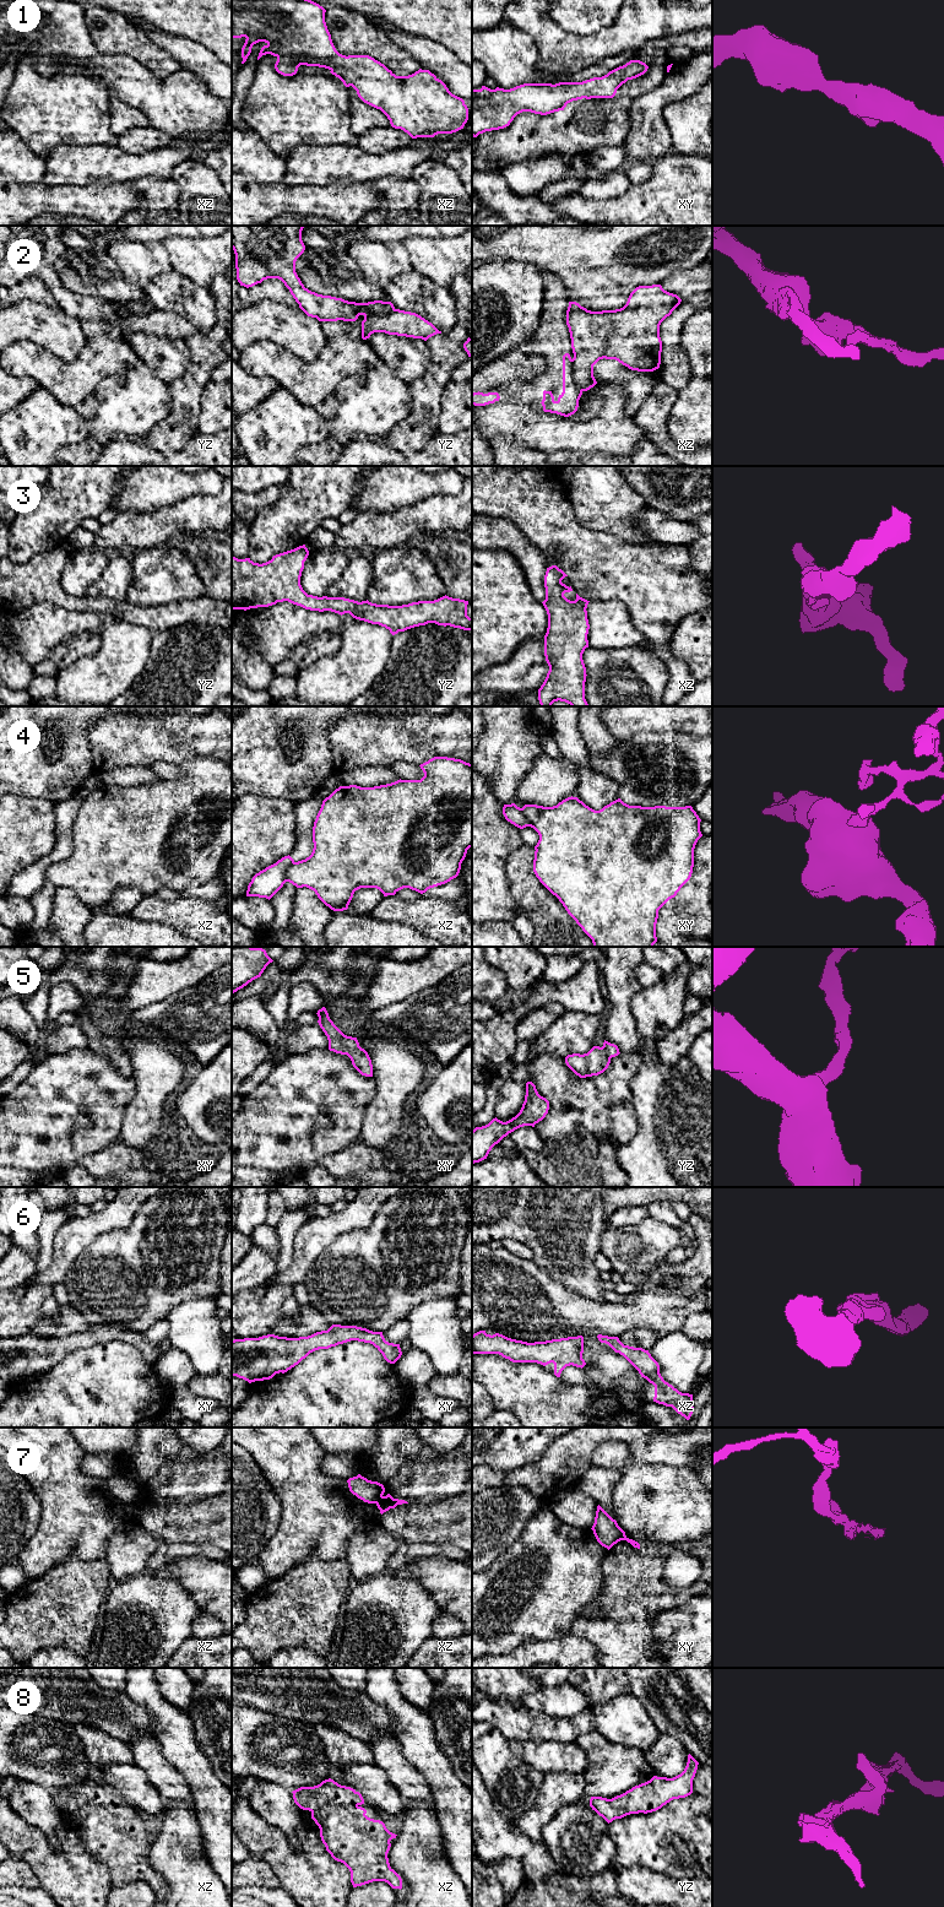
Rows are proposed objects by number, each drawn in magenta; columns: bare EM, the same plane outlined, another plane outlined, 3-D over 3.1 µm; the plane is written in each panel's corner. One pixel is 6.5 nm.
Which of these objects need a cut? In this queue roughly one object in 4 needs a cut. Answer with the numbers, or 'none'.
2, 4, 7

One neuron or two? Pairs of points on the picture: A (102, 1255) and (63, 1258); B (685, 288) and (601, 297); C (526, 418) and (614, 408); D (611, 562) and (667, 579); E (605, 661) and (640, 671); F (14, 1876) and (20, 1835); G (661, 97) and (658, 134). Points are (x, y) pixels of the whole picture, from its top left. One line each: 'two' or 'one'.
A: two
B: two
C: one
D: one
E: one
F: two
G: one

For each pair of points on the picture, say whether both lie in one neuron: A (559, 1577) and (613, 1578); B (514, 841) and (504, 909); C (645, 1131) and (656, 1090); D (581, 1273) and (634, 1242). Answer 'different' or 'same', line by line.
A: different
B: same
C: same
D: different

